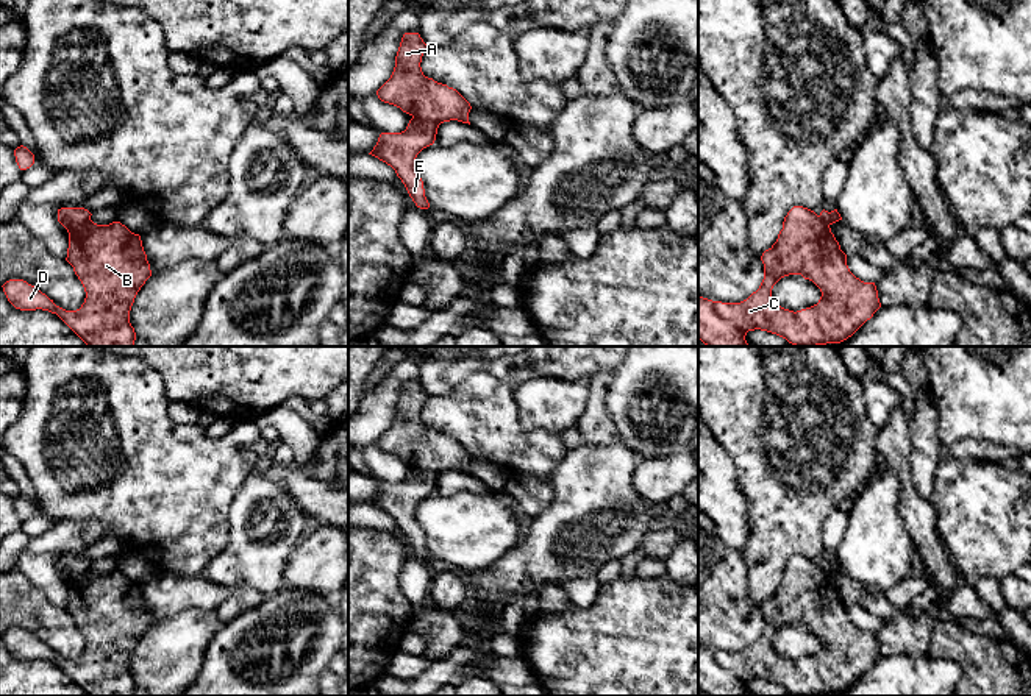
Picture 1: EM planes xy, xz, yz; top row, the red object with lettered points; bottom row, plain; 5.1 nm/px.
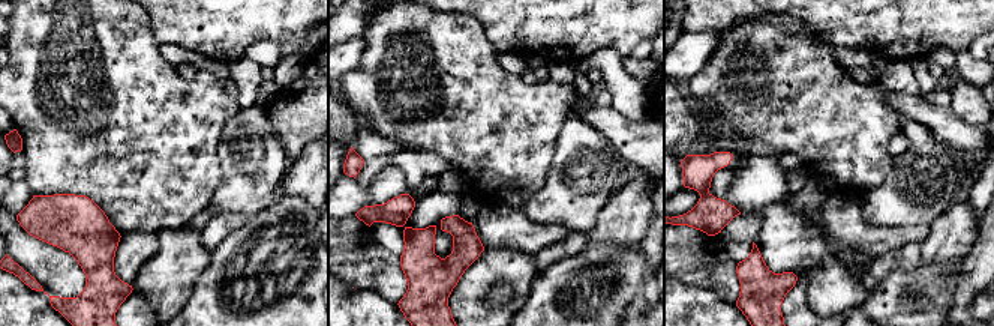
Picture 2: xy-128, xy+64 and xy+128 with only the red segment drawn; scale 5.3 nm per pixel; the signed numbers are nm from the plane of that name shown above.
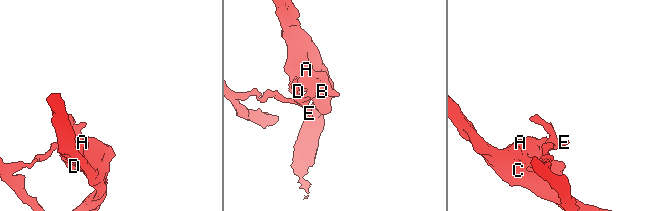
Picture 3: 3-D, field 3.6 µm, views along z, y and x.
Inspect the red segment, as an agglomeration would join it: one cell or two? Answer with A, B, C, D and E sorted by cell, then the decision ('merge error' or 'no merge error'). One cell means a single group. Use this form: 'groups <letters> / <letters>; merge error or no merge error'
groups A B C D / E; merge error

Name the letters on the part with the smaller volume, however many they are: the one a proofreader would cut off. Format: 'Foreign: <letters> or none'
Foreign: E

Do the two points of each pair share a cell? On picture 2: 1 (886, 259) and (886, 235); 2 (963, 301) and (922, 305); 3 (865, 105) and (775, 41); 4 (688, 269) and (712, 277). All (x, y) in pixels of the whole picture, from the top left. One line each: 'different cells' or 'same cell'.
1: different cells
2: different cells
3: same cell
4: same cell

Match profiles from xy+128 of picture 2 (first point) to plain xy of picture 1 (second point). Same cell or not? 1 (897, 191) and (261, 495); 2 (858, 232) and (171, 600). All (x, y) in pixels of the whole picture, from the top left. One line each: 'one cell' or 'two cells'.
1: one cell
2: one cell

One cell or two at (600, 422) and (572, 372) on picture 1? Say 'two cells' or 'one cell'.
two cells

